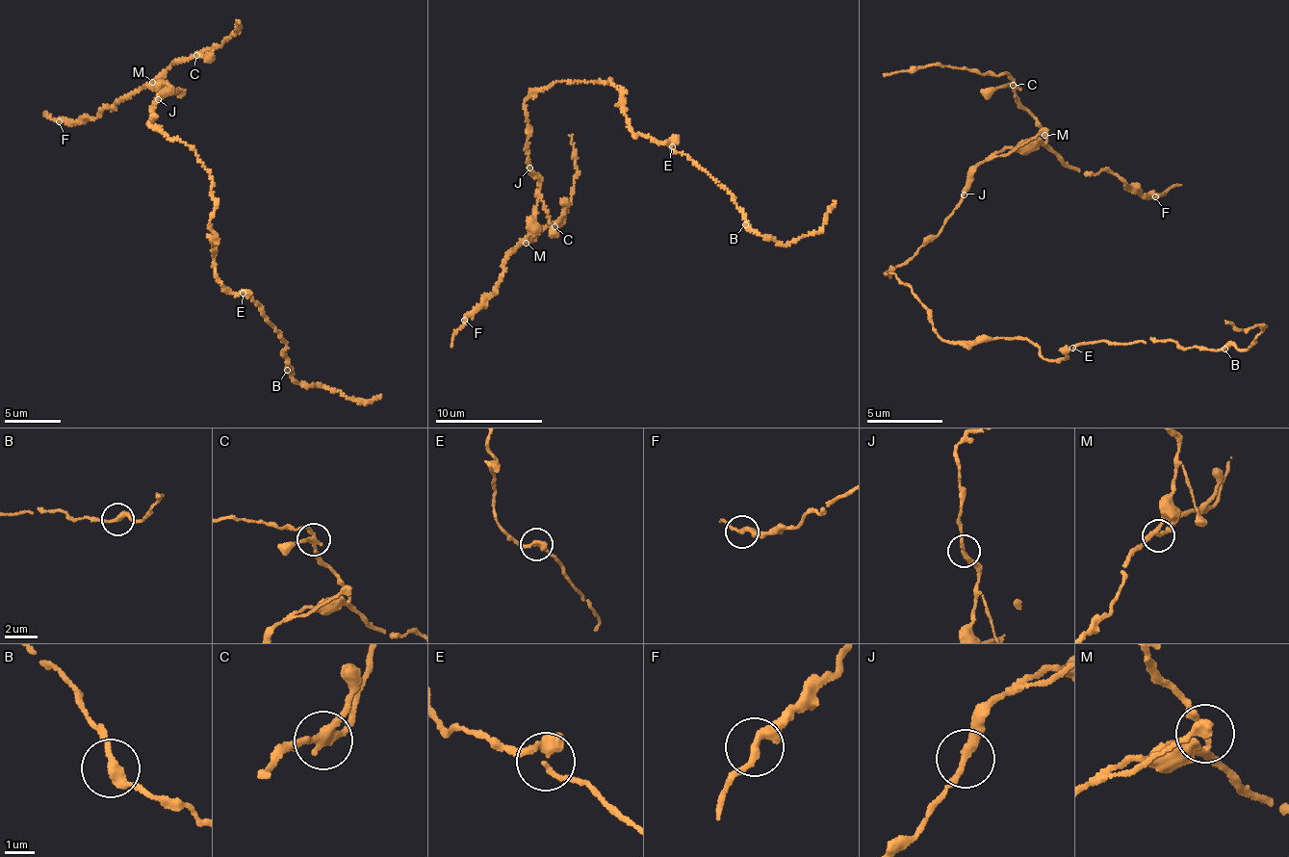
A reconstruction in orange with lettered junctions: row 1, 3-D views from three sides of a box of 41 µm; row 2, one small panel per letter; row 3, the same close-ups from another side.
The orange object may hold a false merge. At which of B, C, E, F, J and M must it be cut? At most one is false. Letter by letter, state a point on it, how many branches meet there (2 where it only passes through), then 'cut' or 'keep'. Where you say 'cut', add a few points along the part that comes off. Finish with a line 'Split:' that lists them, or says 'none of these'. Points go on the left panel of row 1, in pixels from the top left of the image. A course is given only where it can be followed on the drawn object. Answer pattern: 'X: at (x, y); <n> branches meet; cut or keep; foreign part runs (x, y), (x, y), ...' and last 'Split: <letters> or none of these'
B: at (287, 370); 2 branches meet; keep
C: at (196, 55); 3 branches meet; cut; foreign part runs (196, 56), (236, 34), (236, 20)
E: at (243, 293); 2 branches meet; keep
F: at (59, 121); 2 branches meet; keep
J: at (158, 99); 2 branches meet; keep
M: at (152, 82); 3 branches meet; keep
Split: C

